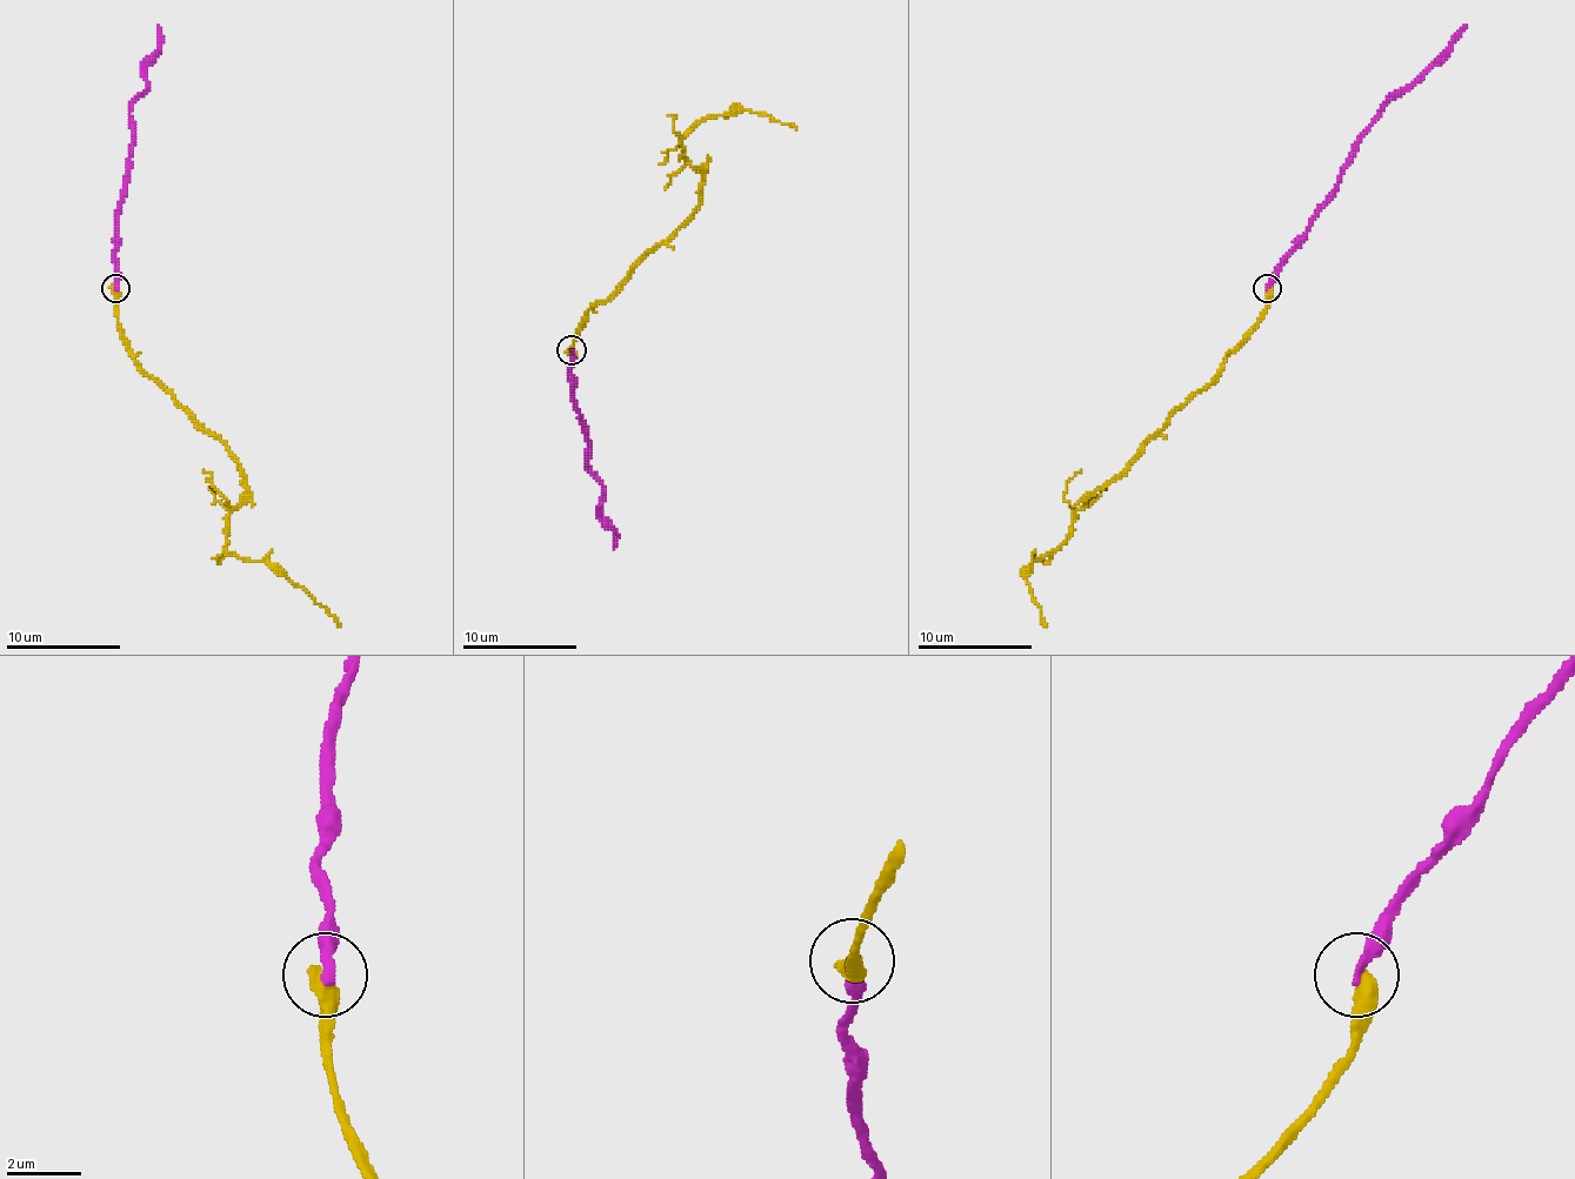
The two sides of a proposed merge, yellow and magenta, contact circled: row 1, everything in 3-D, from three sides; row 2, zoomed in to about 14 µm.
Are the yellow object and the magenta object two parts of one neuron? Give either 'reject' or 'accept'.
reject

